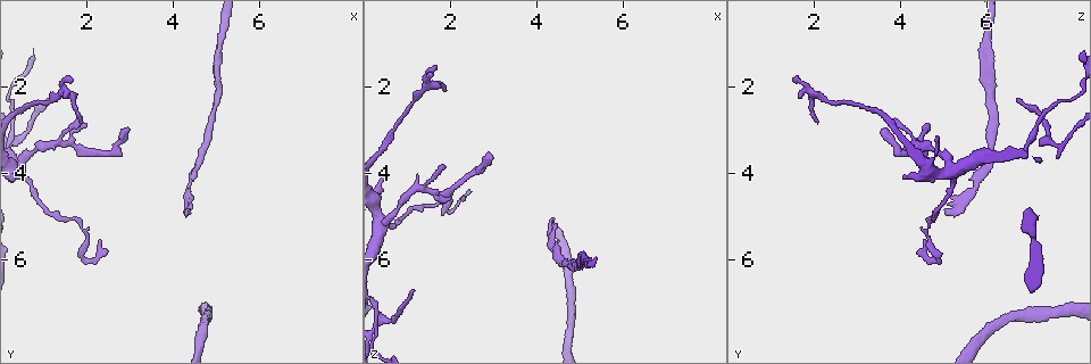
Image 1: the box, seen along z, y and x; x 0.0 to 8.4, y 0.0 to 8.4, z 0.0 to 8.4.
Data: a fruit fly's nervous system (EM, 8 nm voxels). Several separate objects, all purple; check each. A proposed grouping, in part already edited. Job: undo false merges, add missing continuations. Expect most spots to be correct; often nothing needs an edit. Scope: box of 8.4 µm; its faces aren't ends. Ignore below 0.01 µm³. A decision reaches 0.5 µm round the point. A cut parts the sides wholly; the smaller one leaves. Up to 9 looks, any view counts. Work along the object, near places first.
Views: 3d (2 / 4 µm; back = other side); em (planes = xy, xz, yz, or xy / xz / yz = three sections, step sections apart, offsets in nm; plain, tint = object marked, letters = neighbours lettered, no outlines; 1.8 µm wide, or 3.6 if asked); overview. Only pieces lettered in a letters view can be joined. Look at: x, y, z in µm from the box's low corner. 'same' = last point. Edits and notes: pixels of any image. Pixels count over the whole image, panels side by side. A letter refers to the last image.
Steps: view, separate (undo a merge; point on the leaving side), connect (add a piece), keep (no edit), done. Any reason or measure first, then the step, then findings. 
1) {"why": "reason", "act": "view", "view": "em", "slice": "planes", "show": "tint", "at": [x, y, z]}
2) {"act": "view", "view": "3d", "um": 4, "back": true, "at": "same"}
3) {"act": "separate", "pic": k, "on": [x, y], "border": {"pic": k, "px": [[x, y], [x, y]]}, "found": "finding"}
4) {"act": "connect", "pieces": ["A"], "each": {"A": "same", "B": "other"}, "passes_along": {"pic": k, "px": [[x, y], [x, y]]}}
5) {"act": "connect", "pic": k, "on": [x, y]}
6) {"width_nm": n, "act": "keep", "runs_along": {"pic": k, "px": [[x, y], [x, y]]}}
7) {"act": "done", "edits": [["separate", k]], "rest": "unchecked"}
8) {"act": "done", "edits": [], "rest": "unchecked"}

{"why": "end of a long branch", "act": "view", "view": "3d", "um": 2, "at": [2.30, 5.50, 4.60]}

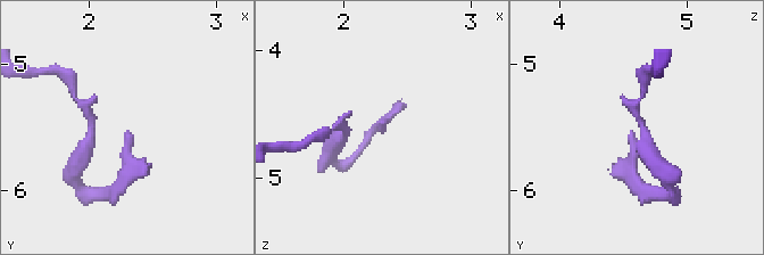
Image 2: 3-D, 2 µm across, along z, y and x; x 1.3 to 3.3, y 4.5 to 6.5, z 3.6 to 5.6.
{"why": "now the EM", "act": "view", "view": "em", "slice": "planes", "show": "letters", "at": [2.32, 5.56, 4.56]}

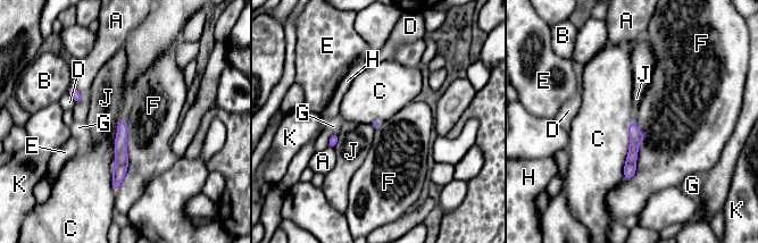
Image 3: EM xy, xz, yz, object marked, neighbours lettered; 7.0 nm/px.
{"width_nm": 60, "longest_contact_nm": ["F", 550], "act": "keep", "each": {"A": "other", "B": "other", "C": "other", "D": "other", "E": "other", "F": "other", "G": "other", "H": "other", "J": "other", "K": "other"}, "found": "none of them fits"}

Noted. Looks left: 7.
{"why": "long arm stops here", "act": "view", "view": "3d", "um": 2, "back": true, "at": [4.35, 4.95, 5.05]}

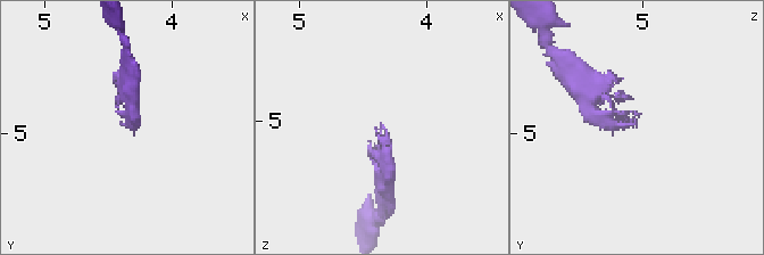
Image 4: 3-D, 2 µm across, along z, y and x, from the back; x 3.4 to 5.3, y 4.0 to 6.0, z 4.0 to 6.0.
{"act": "view", "view": "em", "slice": "planes", "show": "letters", "at": [4.28, 4.92, 5.06]}

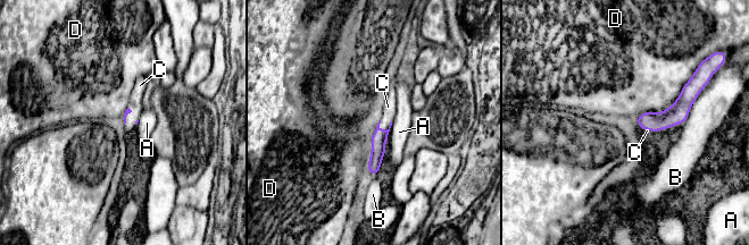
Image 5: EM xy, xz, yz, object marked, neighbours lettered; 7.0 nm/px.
{"act": "connect", "pieces": ["C"], "each": {"A": "other", "B": "other", "C": "same", "D": "other"}, "passes_along": {"pic": 5, "px": [[380, 137], [387, 129], [385, 120]]}, "found": "the neuron continues"}

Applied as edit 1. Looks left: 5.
{"why": "branch stops here", "act": "view", "view": "em", "slice": "yz", "step": 4, "show": "letters", "at": [2.95, 2.95, 3.65]}

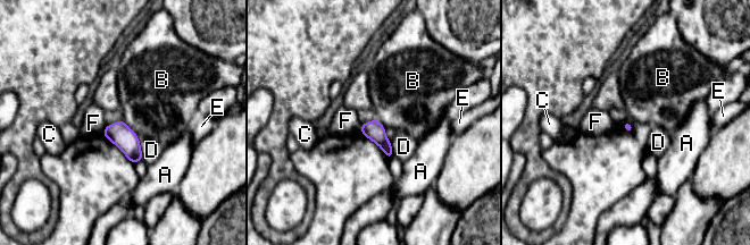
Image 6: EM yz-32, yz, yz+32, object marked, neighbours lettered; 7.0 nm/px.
{"act": "keep", "each": {"A": "other", "B": "other", "C": "other", "D": "other", "E": "other", "F": "other"}, "border": {"pic": 6, "px": [[123, 119], [140, 140]]}, "found": "none of them fits"}

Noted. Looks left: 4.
{"why": "thin arm on a thick one", "act": "view", "view": "3d", "um": 2, "at": [0.70, 4.25, 5.20]}

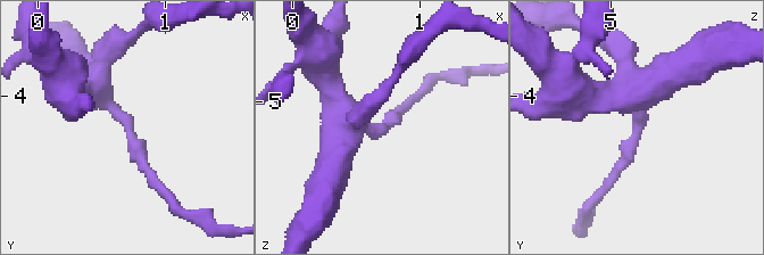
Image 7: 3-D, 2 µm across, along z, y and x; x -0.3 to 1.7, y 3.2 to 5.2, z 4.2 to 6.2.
{"arms": 4, "why": "need the tissue", "act": "view", "view": "em", "slice": "planes", "show": "letters", "at": [0.68, 4.20, 5.20]}

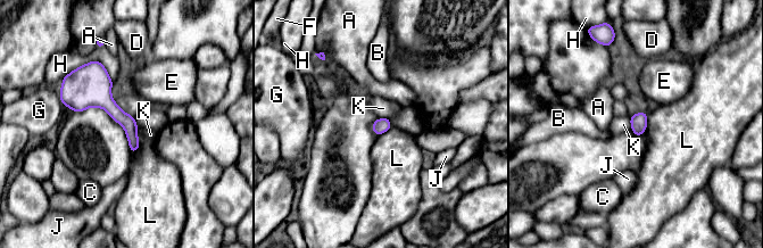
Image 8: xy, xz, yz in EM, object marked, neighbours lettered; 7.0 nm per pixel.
{"act": "keep", "each": {"A": "other", "B": "other", "C": "other", "D": "other", "E": "other", "F": "other", "G": "other", "H": "other", "J": "other", "K": "other", "L": "other"}, "border": {"pic": 8, "px": [[629, 116], [631, 127]]}, "found": "continuous, no second neuron"}

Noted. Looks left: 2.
{"act": "done", "edits": [["connect", 5]], "rest": "unchecked"}

